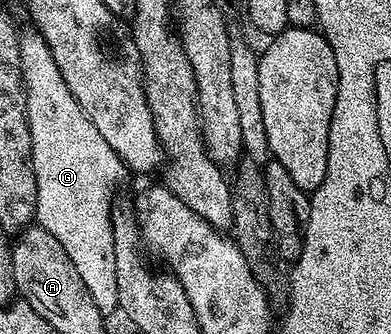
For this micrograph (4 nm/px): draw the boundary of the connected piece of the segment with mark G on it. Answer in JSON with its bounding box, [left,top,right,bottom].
[19,31,128,315]

